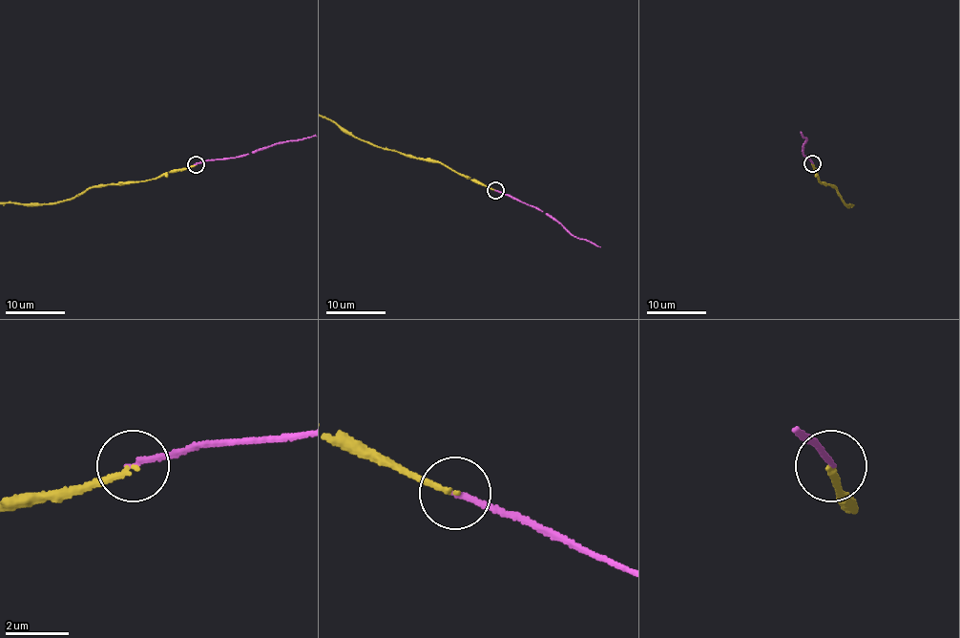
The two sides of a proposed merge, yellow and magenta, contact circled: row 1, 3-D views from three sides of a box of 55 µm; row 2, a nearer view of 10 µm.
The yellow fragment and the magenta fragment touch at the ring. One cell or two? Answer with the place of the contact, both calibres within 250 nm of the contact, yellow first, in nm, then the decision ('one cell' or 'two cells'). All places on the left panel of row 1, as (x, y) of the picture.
at (196, 164); 170 nm thick on the yellow side, 160 nm on the other; two cells

